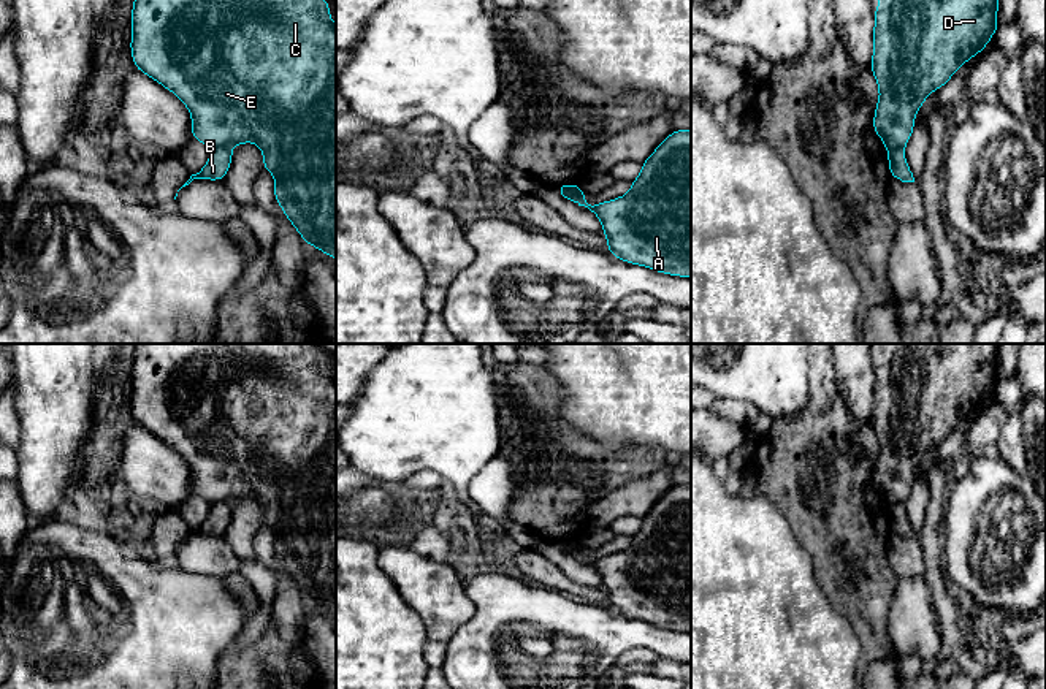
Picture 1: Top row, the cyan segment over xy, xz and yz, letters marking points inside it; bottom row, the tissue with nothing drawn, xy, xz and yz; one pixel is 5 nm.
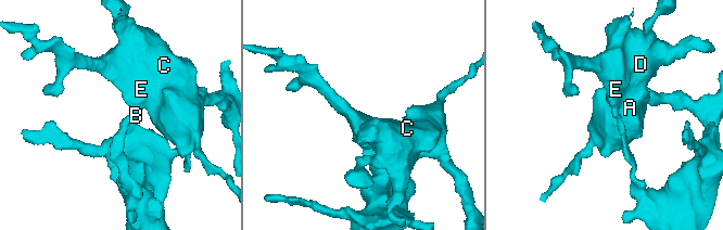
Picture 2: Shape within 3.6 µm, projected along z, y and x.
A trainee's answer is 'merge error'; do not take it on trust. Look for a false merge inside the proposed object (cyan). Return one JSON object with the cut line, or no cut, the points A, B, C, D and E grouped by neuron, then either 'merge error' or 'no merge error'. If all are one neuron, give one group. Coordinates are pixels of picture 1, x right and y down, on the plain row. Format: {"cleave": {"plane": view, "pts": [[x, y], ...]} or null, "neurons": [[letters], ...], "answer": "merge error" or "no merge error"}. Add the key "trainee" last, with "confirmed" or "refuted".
{"cleave": {"plane": "xy", "pts": [[230, 501], [217, 501], [214, 504]]}, "neurons": [["A", "C", "D", "E"], ["B"]], "answer": "merge error", "trainee": "confirmed"}

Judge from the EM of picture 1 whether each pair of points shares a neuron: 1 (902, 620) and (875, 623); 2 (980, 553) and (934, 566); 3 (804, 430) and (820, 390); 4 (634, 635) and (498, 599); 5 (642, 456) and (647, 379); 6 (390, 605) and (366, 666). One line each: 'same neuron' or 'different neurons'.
1: different neurons
2: different neurons
3: same neuron
4: same neuron
5: different neurons
6: same neuron

